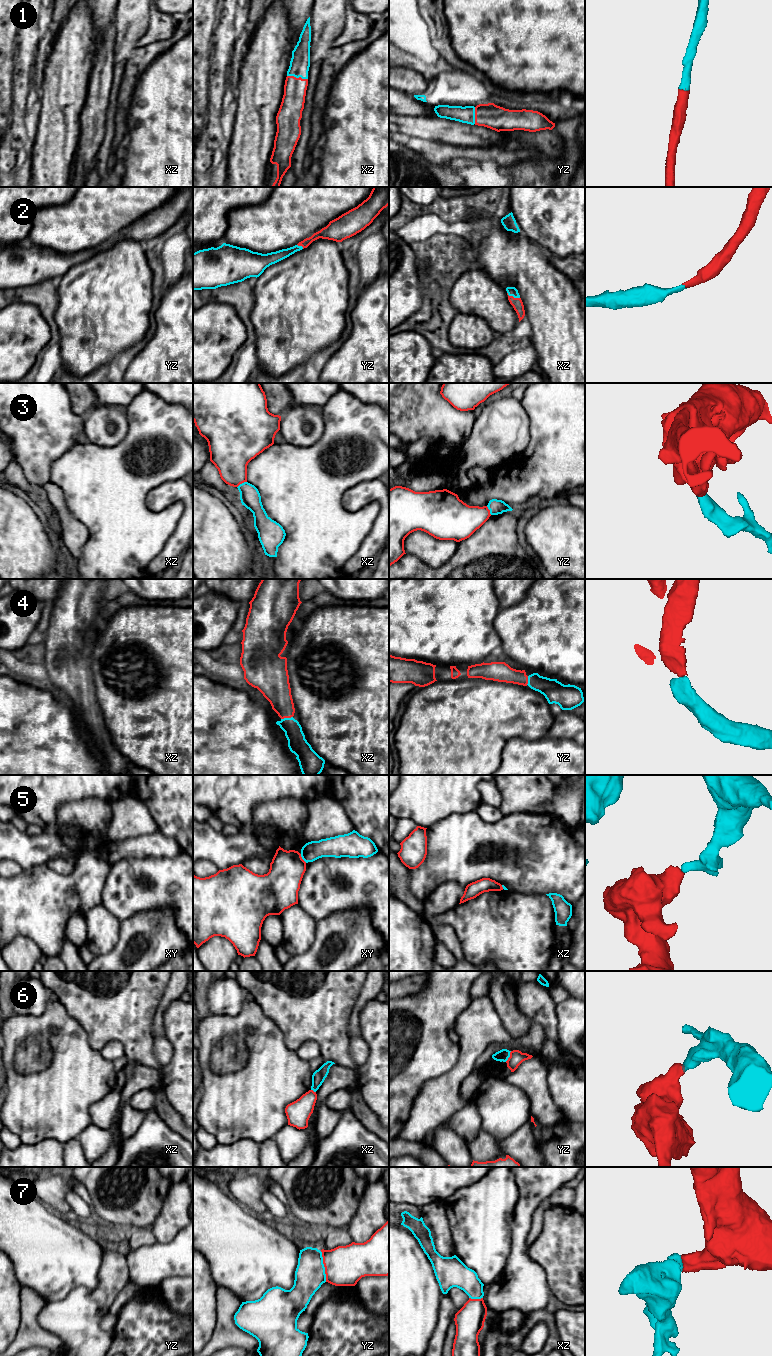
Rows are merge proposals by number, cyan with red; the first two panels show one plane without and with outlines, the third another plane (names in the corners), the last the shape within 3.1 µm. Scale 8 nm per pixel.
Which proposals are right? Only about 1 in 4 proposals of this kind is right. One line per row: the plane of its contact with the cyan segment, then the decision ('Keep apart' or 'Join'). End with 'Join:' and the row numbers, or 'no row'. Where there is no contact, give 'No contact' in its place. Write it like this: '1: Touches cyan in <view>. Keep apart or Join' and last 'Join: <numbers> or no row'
1: Touches cyan in xz. Join
2: Touches cyan in xz. Join
3: Touches cyan in xz. Keep apart
4: Touches cyan in xz. Join
5: Touches cyan in xy. Keep apart
6: Touches cyan in yz. Keep apart
7: Touches cyan in yz. Keep apart
Join: 1, 2, 4

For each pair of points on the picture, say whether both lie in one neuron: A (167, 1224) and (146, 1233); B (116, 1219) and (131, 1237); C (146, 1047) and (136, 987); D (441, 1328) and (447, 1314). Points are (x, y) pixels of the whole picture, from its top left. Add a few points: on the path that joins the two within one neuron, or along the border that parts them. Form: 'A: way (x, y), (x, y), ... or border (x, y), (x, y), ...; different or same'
A: border (151, 1227), (157, 1241); different
B: border (151, 1226), (134, 1227), (129, 1230); different
C: way (136, 1032), (136, 1002); same
D: way (442, 1325), (445, 1317); same

